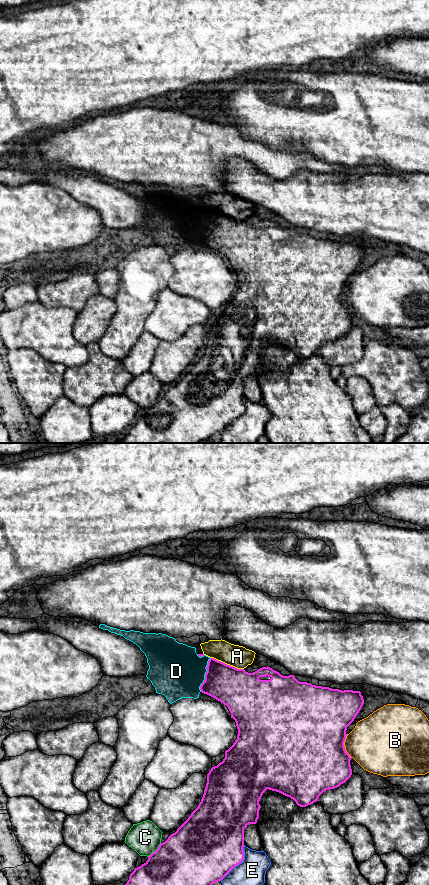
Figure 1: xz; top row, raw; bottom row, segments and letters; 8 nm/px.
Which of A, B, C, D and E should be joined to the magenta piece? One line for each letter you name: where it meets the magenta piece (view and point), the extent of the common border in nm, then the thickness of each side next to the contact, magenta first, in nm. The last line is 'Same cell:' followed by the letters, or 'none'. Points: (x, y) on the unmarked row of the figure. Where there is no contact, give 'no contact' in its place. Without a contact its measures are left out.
D: xz (205, 227) | 280 nm | 320/440 nm
Same cell: D

